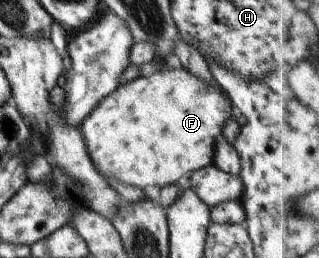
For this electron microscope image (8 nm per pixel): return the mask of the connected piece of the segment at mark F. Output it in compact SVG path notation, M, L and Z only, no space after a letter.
M183 67L157 69L150 77L138 76L118 86L92 109L79 129L87 143L88 157L108 183L118 181L143 190L152 186L162 189L167 185L183 183L193 171L214 163L216 139L228 123L230 113L232 101L220 87L194 77Z

